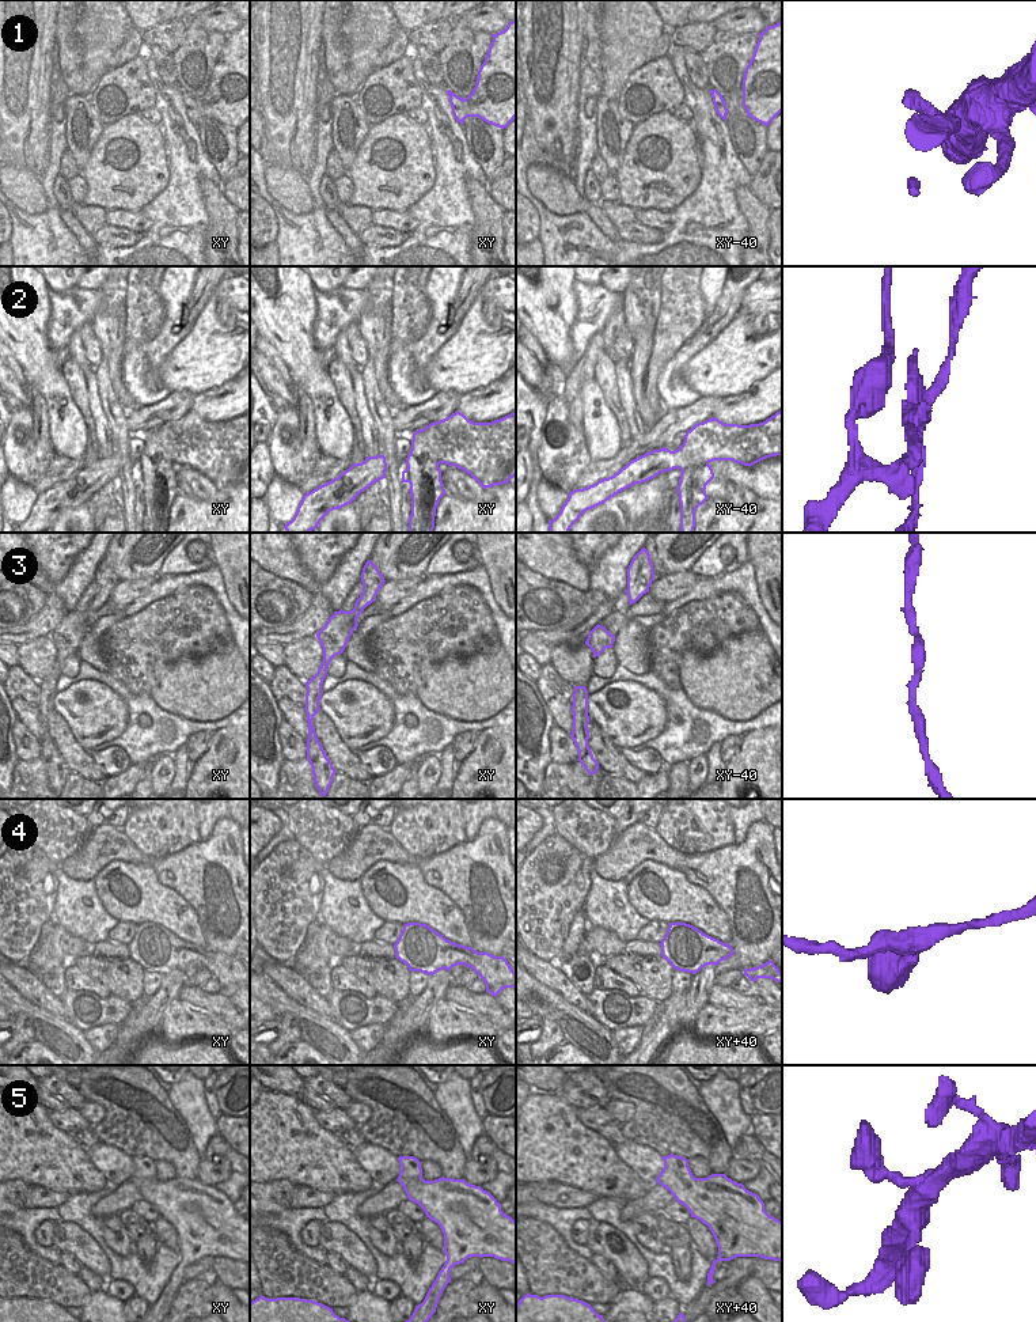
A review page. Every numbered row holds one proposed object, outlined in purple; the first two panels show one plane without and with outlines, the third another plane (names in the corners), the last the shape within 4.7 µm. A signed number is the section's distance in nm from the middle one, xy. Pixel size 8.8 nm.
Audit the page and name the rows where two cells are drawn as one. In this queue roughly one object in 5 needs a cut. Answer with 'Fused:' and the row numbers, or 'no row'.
Fused: 2

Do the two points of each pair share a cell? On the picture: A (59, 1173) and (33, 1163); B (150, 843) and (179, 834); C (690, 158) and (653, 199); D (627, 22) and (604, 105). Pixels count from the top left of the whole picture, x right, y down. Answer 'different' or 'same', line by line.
A: same
B: same
C: same
D: different

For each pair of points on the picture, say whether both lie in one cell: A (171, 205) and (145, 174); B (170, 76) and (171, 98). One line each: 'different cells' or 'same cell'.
A: different cells
B: different cells

